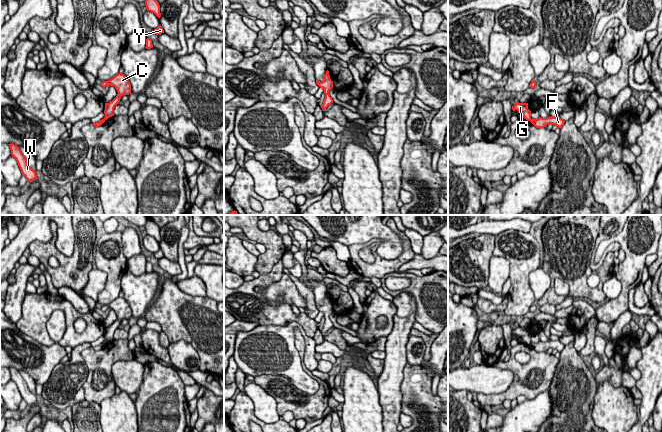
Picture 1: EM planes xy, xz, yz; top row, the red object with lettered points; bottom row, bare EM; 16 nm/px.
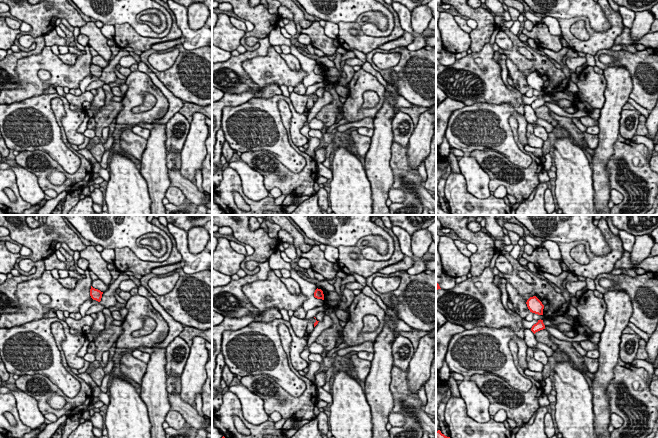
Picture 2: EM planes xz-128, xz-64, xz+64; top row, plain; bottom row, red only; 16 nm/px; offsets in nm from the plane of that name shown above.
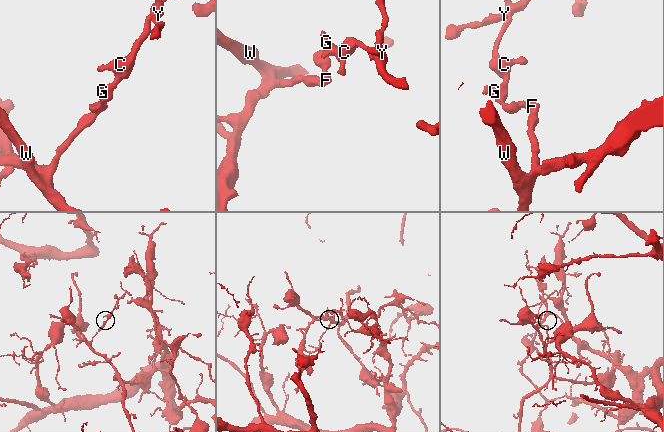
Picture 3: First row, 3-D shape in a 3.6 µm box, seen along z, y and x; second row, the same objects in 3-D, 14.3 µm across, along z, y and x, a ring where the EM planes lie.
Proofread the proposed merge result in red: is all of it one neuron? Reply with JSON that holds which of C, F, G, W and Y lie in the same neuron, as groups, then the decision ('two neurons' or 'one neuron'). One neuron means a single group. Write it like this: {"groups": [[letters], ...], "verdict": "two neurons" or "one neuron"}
{"groups": [["C", "G", "Y"], ["F", "W"]], "verdict": "two neurons"}

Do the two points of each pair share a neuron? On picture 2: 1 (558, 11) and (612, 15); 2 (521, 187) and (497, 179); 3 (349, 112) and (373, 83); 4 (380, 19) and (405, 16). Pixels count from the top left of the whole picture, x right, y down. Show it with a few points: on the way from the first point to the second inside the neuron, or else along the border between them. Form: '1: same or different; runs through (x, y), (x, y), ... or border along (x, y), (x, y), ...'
1: different; border along (581, 15), (597, 31), (611, 26)
2: same; runs through (515, 181), (503, 180)
3: same; runs through (353, 103), (355, 95), (364, 86)
4: different; border along (393, 10), (398, 16), (400, 26), (405, 31)

